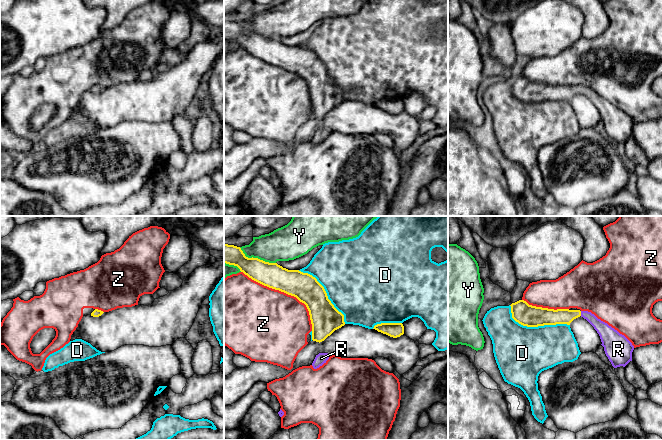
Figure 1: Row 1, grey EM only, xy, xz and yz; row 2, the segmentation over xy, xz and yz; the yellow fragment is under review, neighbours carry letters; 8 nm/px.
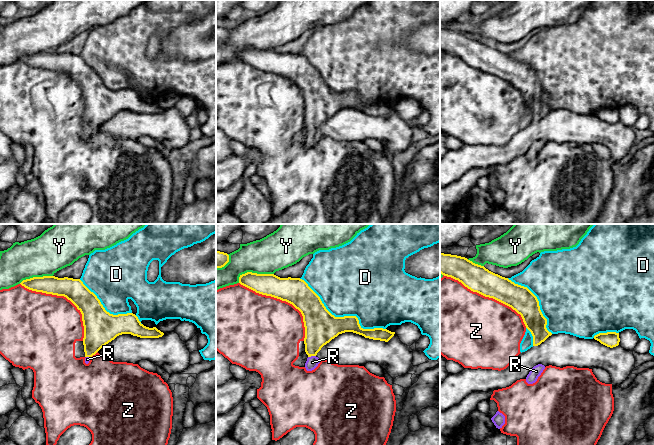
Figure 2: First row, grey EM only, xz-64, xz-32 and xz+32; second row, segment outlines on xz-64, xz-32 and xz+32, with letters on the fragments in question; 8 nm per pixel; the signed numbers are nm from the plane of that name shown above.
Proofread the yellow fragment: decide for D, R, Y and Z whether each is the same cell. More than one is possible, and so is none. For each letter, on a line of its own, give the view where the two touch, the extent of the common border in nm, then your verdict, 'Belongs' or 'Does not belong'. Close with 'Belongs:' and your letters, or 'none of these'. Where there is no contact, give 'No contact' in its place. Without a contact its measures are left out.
D: Touches yellow in yz. Shared border 500 nm. Does not belong
R: Touches yellow in yz. Shared border 40 nm. Belongs
Y: Touches yellow in xz. Shared border 320 nm. Does not belong
Z: Touches yellow in xz. Shared border 750 nm. Does not belong
Belongs: R

